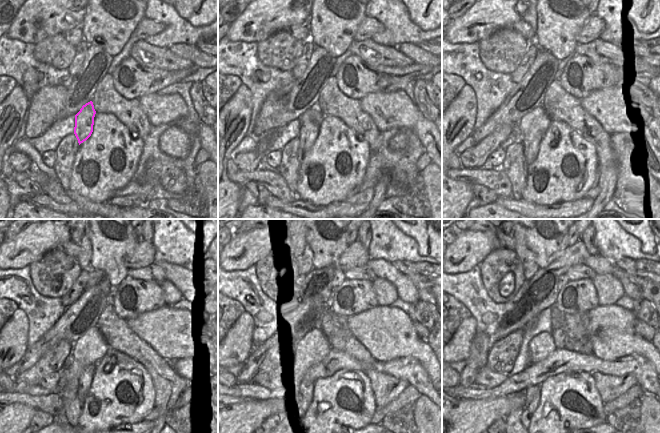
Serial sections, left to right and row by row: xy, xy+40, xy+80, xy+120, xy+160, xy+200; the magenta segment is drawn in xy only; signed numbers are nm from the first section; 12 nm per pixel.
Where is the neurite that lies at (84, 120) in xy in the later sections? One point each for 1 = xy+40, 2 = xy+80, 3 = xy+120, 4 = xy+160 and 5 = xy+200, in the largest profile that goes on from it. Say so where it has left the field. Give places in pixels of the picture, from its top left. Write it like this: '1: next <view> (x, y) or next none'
1: next xy+40 (308, 131)
2: next xy+80 (532, 138)
3: next xy+120 (85, 378)
4: next xy+160 (307, 388)
5: next xy+200 (531, 393)

